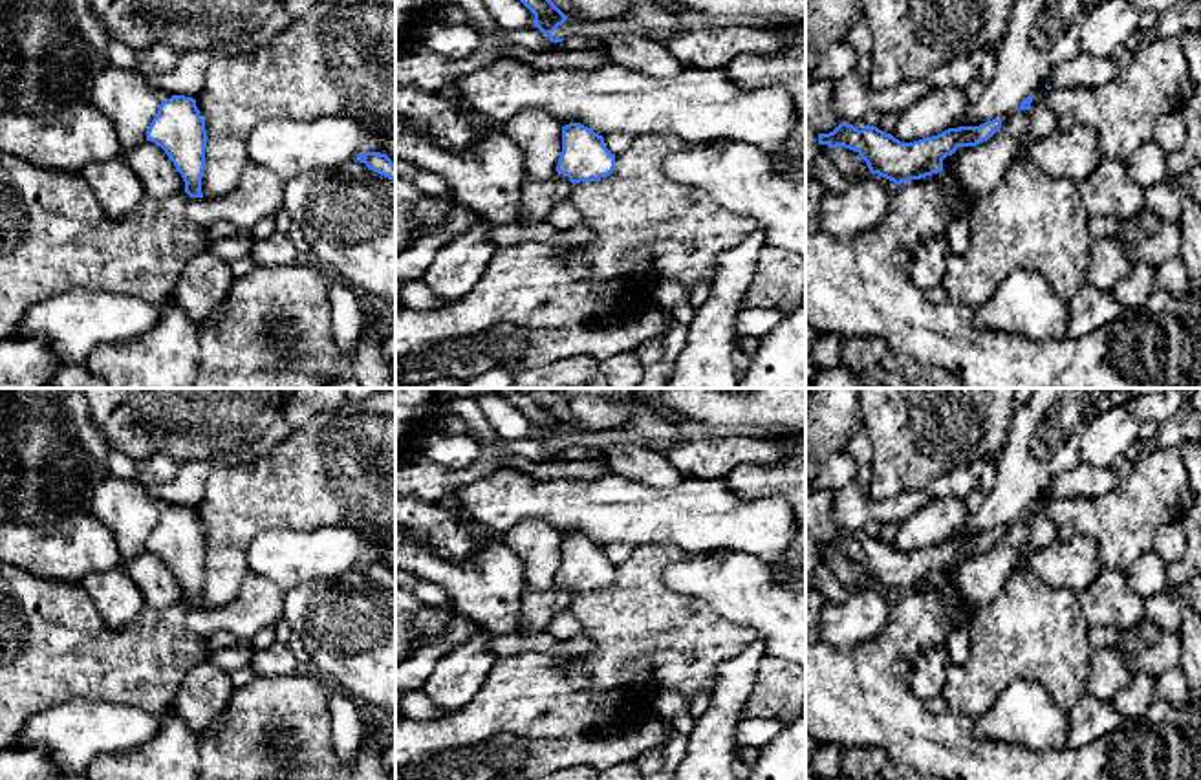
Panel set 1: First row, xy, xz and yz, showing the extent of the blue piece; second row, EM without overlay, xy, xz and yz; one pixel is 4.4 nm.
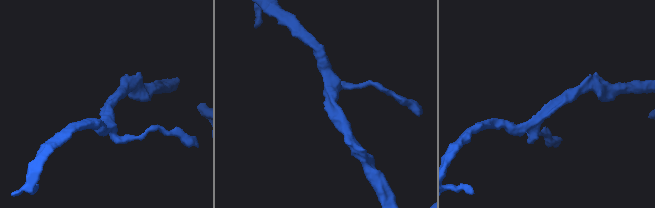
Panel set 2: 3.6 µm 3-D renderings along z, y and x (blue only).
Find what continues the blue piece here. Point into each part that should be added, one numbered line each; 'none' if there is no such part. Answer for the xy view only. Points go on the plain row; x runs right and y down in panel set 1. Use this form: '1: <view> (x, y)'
none

